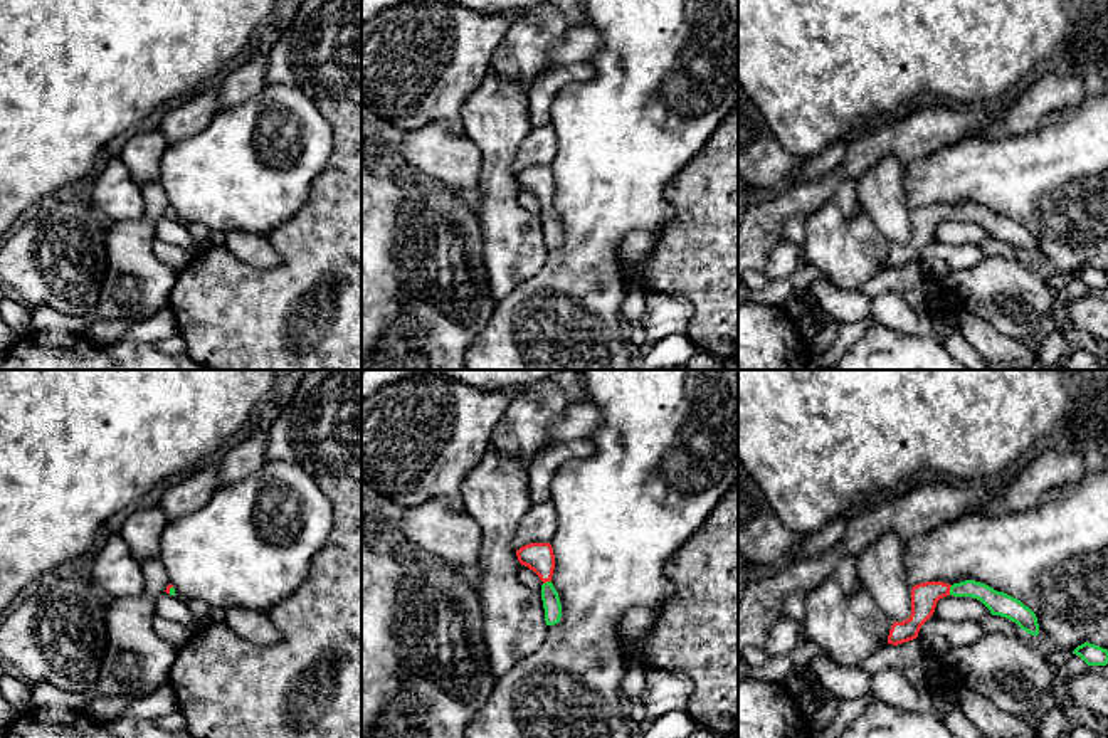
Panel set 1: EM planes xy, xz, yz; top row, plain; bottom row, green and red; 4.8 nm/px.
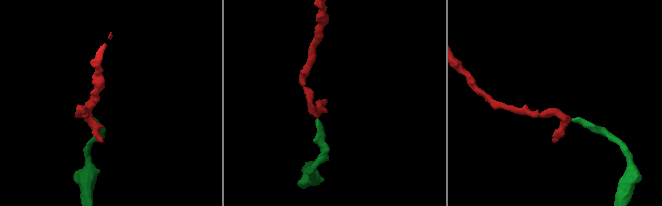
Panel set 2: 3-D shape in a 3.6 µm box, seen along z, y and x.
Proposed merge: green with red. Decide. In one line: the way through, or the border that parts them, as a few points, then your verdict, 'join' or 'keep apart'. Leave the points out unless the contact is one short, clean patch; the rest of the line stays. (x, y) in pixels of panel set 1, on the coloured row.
across yz (1001, 604), (979, 590), (950, 590), (933, 590), (925, 595) | join

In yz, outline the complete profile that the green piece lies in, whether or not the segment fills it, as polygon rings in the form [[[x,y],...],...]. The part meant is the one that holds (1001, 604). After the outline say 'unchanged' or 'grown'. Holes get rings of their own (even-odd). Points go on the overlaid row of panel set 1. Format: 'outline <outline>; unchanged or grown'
outline [[[965,580],[953,585],[943,582],[925,582],[911,588],[911,615],[906,620],[891,625],[888,644],[898,646],[916,639],[921,625],[933,615],[937,602],[947,595],[977,598],[992,615],[1000,615],[1016,622],[1031,635],[1039,634],[1036,614],[1021,600],[1004,592],[997,592],[975,580]]]; grown

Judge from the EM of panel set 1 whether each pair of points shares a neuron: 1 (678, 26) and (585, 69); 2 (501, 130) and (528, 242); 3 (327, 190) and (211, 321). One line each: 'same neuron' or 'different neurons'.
1: different neurons
2: same neuron
3: same neuron

